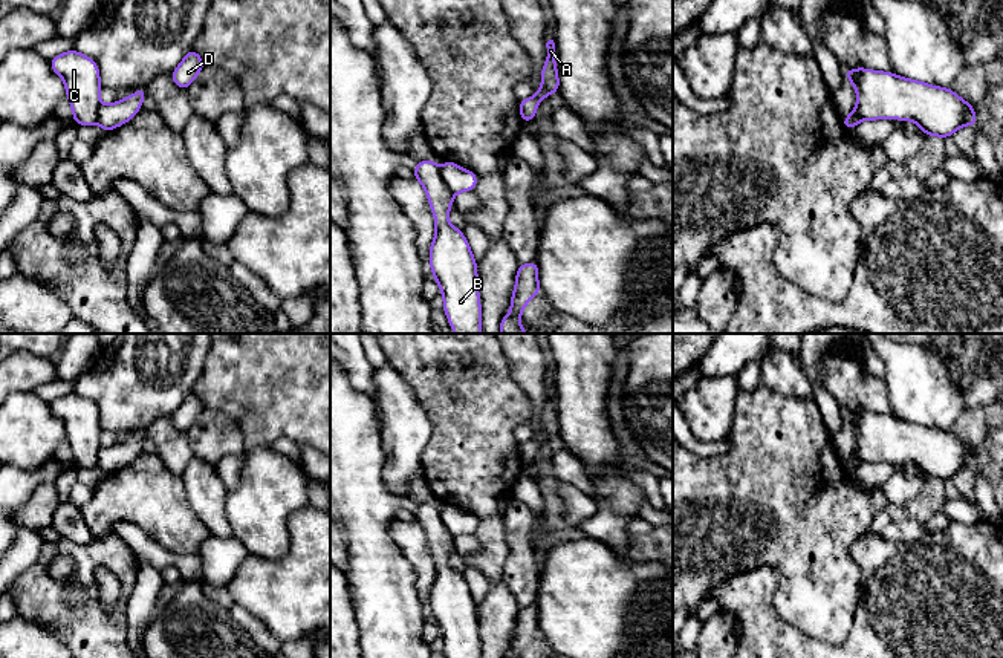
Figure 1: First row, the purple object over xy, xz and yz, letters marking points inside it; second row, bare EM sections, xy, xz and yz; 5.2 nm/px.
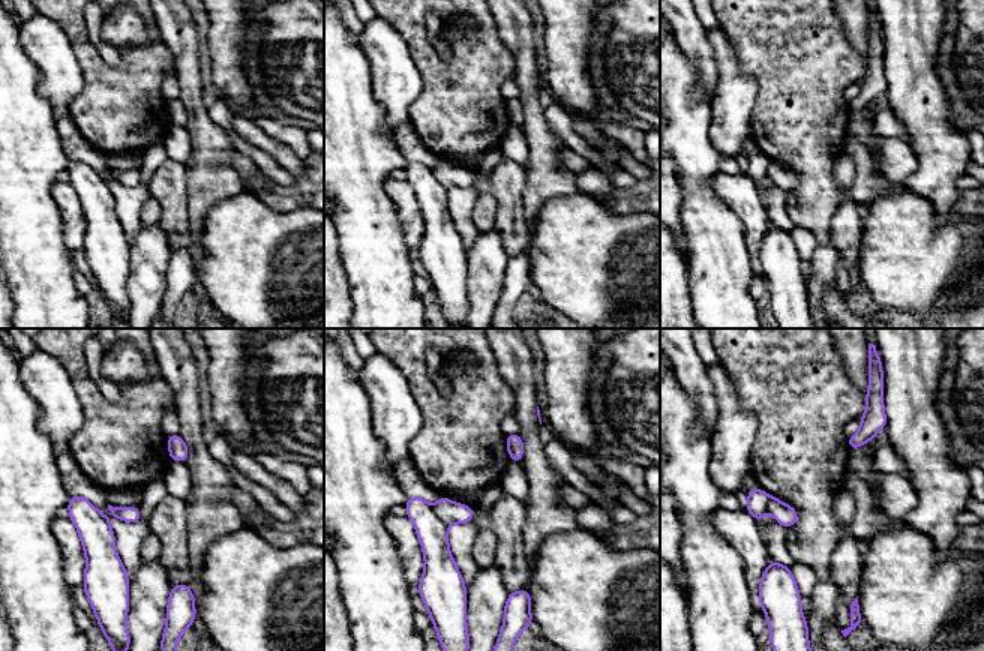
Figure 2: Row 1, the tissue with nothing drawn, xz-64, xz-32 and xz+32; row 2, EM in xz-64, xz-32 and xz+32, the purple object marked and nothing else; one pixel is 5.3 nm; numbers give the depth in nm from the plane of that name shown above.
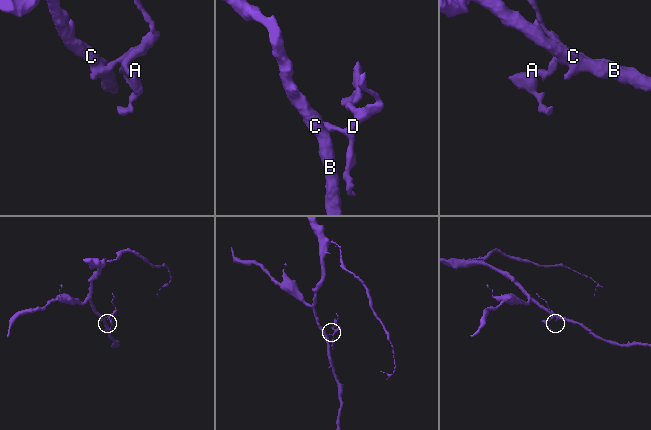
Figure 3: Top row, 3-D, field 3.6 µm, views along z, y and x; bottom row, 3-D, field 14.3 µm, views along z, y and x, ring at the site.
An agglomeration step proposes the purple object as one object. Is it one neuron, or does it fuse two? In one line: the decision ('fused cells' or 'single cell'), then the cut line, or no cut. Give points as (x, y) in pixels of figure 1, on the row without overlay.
fused cells | xz (439, 510), (439, 519), (454, 536)

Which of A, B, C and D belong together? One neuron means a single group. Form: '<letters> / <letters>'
A D / B C

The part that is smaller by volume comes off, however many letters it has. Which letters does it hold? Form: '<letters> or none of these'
A, D

